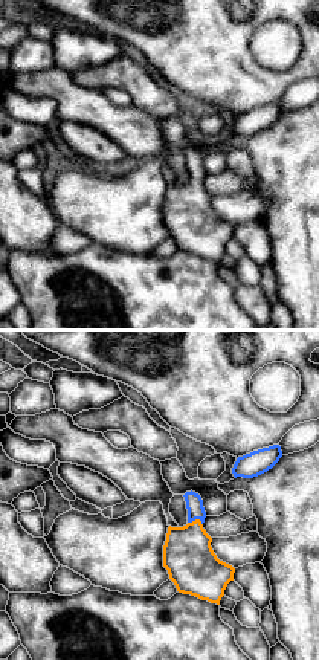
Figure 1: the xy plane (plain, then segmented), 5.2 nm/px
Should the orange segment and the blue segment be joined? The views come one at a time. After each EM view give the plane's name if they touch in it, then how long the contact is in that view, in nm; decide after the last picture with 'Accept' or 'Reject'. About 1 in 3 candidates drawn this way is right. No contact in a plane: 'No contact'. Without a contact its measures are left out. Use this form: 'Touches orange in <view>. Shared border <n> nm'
Touches orange in xy. Shared border 80 nm

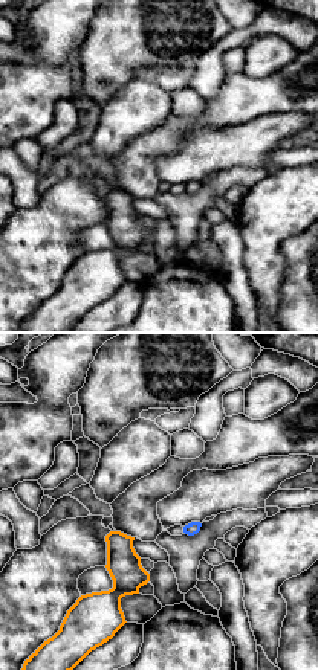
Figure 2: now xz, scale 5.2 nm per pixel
No contact

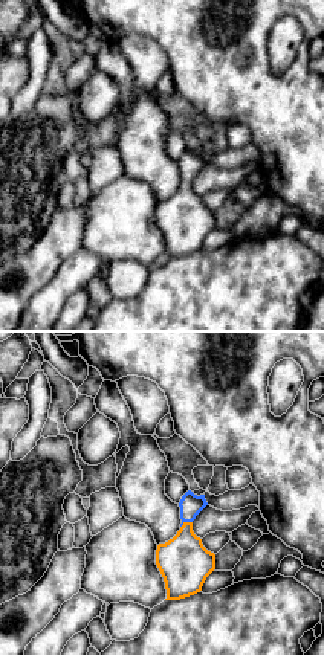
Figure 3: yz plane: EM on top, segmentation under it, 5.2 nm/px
Touches orange in yz. Shared border 70 nm

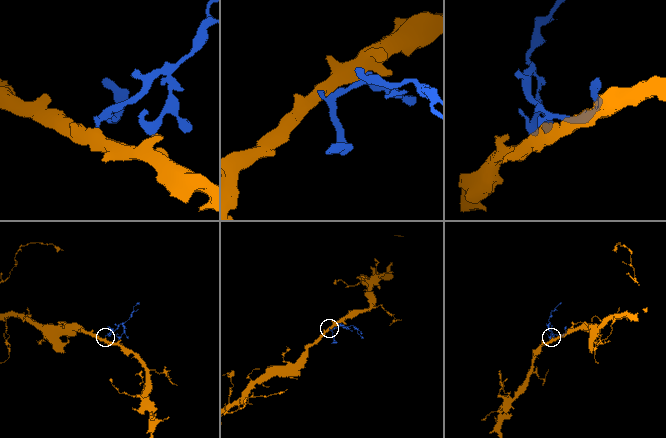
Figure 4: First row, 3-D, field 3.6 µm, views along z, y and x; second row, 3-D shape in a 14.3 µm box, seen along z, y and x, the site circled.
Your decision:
Accept

